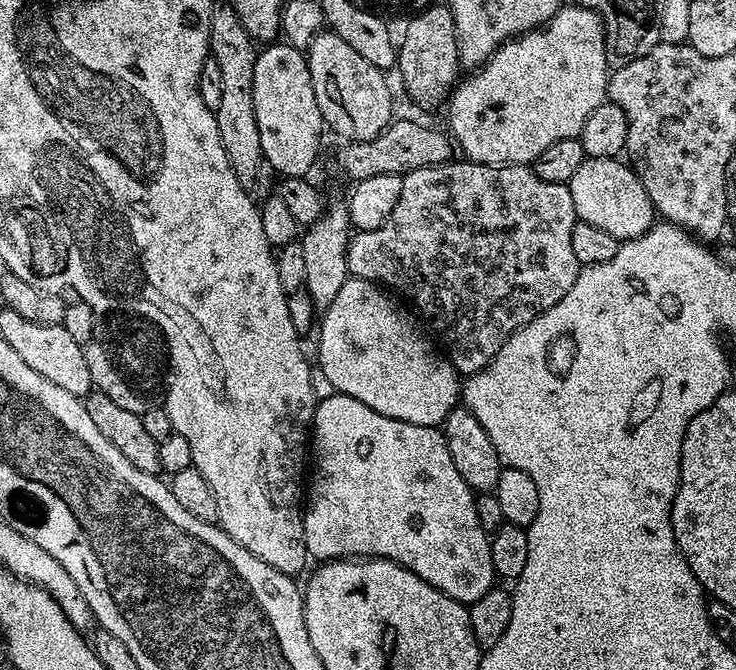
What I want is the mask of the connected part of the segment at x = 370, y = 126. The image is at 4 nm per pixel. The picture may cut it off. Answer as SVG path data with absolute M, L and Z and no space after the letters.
M322 30L314 36L306 55L314 82L314 98L318 98L318 110L329 129L333 128L349 142L372 139L391 124L394 120L392 88L382 69L370 66L362 54L356 53L331 30Z

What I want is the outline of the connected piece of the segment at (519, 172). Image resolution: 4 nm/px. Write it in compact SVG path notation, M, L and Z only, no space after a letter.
M456 158L449 163L428 165L424 169L414 170L402 176L402 195L398 198L390 218L386 218L386 222L382 222L382 226L378 226L378 230L356 232L349 239L348 271L357 280L371 280L373 284L379 284L385 289L399 294L405 301L413 300L417 308L415 311L417 313L420 311L424 315L423 323L425 325L428 323L432 327L431 335L442 345L442 351L448 361L456 367L456 371L460 373L461 377L467 378L476 372L481 372L495 358L500 347L518 329L525 328L531 320L538 318L546 310L550 310L550 306L554 306L558 302L562 302L562 298L566 298L566 290L570 290L574 286L582 267L578 258L574 258L574 249L570 242L570 233L573 232L576 222L574 198L570 198L567 184L543 181L527 164L493 166L491 164L474 164L467 158Z

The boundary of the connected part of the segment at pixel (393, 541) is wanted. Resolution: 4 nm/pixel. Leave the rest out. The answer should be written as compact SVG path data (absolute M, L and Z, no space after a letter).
M333 391L332 395L326 397L325 400L319 401L316 405L316 412L312 416L312 429L310 432L310 444L314 449L314 456L316 452L316 469L311 469L310 483L306 488L306 503L302 508L302 515L304 518L304 537L306 538L306 550L309 557L316 562L327 562L329 560L347 560L349 558L383 558L392 560L395 564L401 564L406 570L410 570L414 574L418 574L418 578L422 578L426 582L430 582L430 586L434 586L439 592L445 592L450 598L454 598L465 606L470 606L478 598L482 598L482 594L486 594L494 586L494 573L492 570L492 559L490 558L490 546L492 545L489 533L482 530L482 522L478 522L478 510L476 509L476 496L472 488L466 486L466 481L462 479L462 474L458 474L457 468L454 466L454 458L450 458L450 446L446 442L443 431L439 427L431 428L430 426L418 426L410 422L402 422L394 418L386 418L382 414L378 414L378 410L370 410L370 406L358 402L358 398L350 398L346 394L338 391Z

